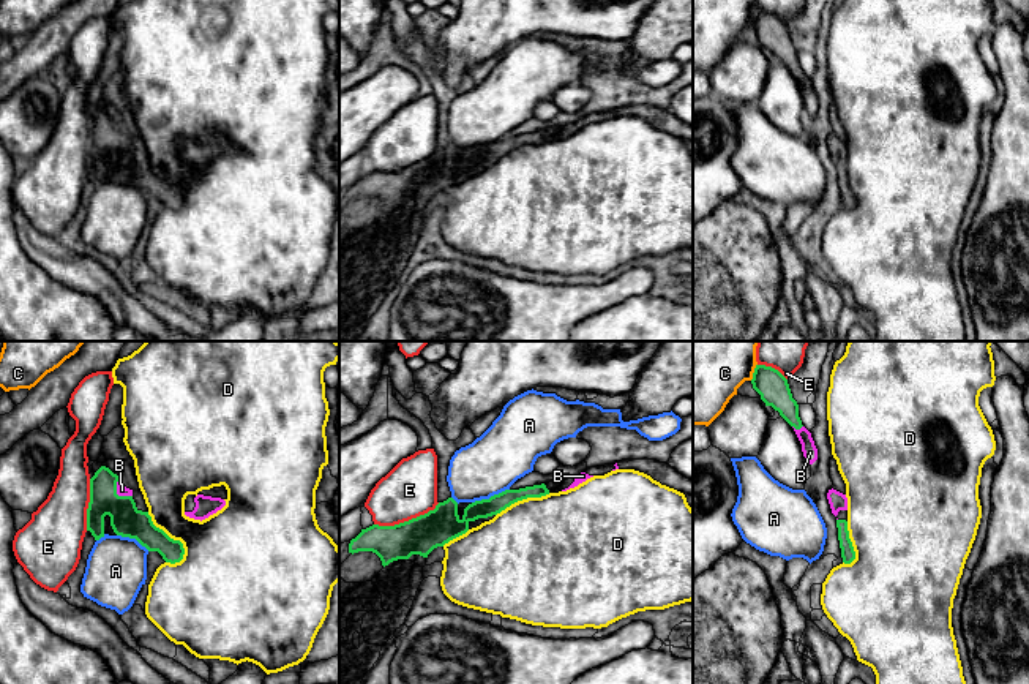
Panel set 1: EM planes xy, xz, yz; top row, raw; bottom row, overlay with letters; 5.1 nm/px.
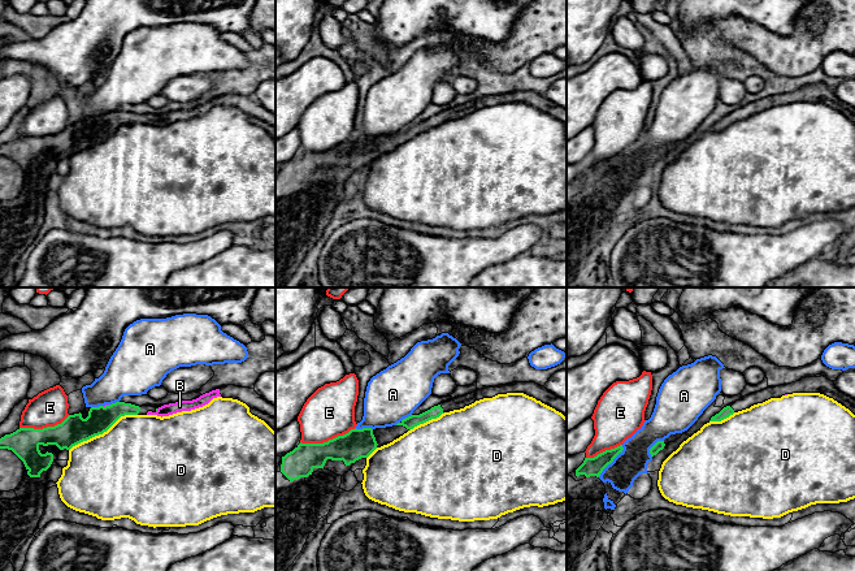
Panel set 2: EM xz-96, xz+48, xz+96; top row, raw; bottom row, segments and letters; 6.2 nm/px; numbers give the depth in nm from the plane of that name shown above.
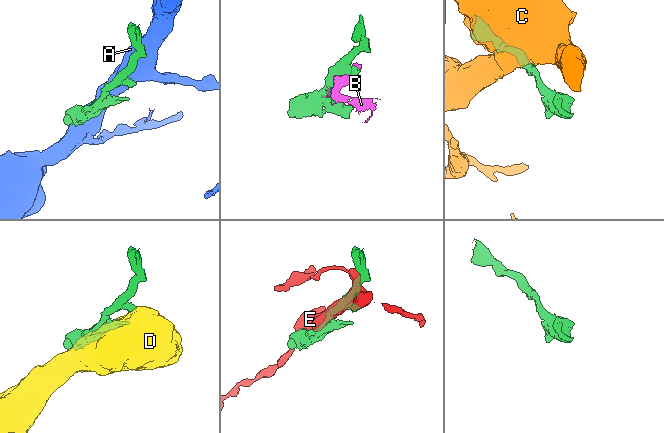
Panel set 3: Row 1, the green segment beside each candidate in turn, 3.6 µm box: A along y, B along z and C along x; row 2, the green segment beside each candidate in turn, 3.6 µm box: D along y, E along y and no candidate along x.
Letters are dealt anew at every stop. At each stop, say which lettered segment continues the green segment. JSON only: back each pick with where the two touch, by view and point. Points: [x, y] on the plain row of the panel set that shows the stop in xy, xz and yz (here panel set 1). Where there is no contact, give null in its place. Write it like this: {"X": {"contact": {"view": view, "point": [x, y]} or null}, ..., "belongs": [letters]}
{"B": {"contact": {"view": "xy", "point": [117, 141]}}, "belongs": ["B"]}

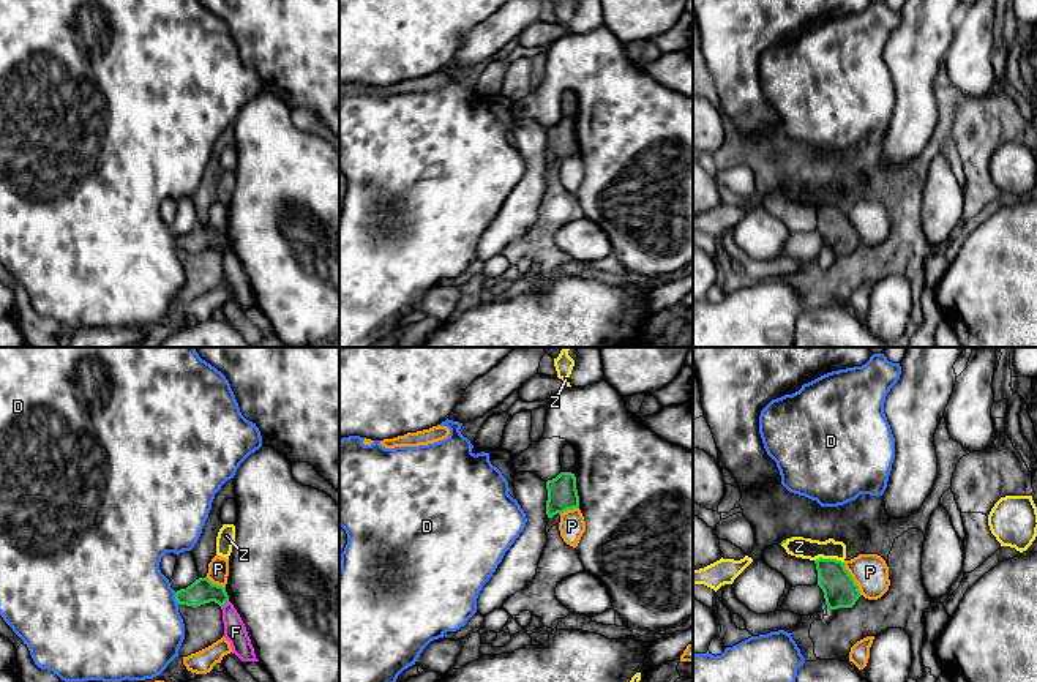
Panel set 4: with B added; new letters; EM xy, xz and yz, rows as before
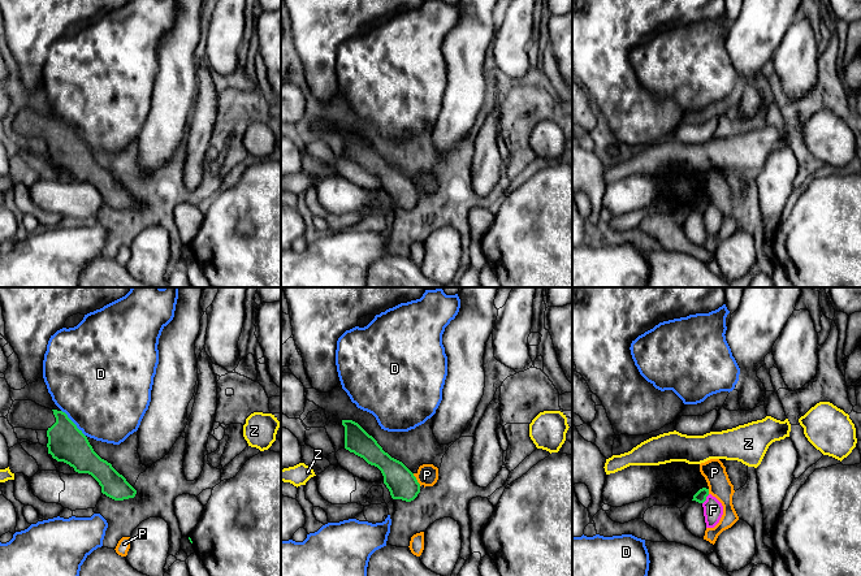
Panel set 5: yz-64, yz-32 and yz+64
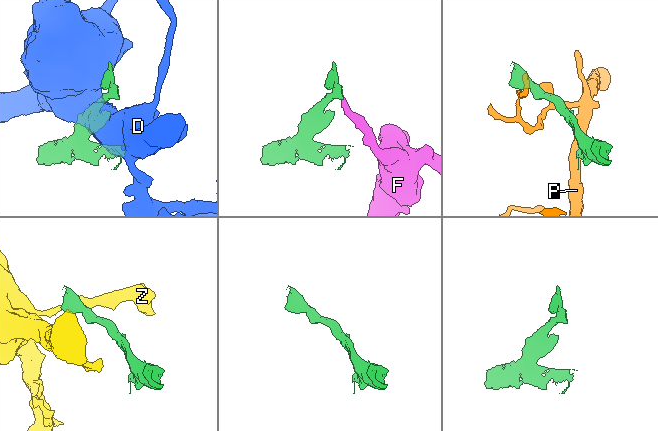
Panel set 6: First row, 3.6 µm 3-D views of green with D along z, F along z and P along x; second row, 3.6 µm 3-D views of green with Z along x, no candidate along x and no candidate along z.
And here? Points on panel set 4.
{"belongs": []}

